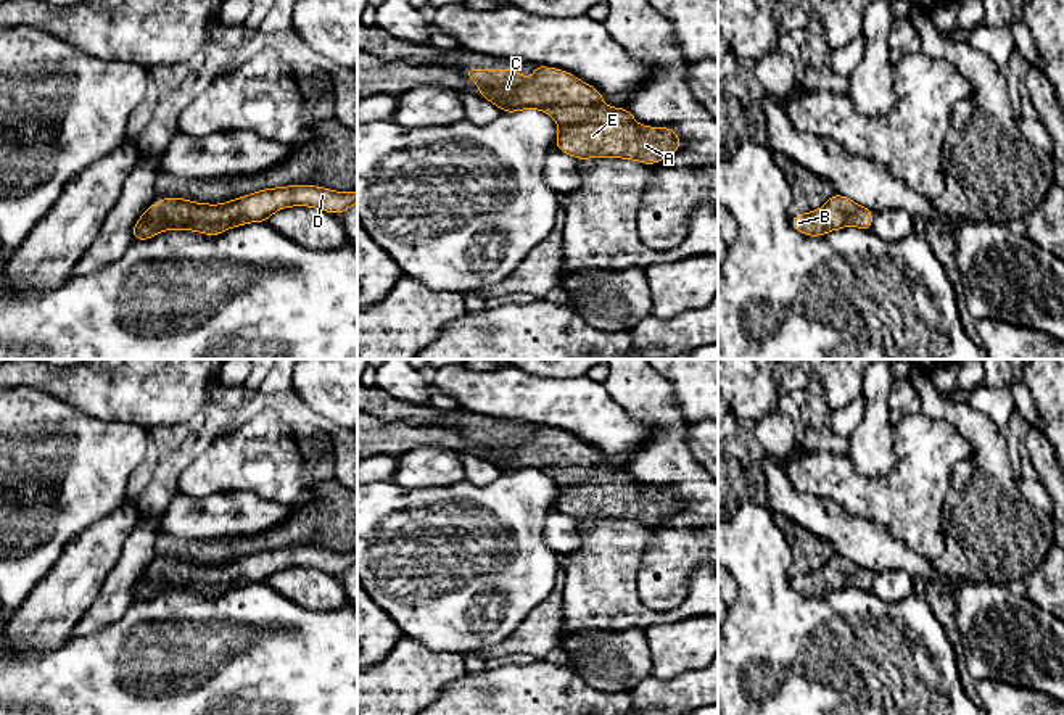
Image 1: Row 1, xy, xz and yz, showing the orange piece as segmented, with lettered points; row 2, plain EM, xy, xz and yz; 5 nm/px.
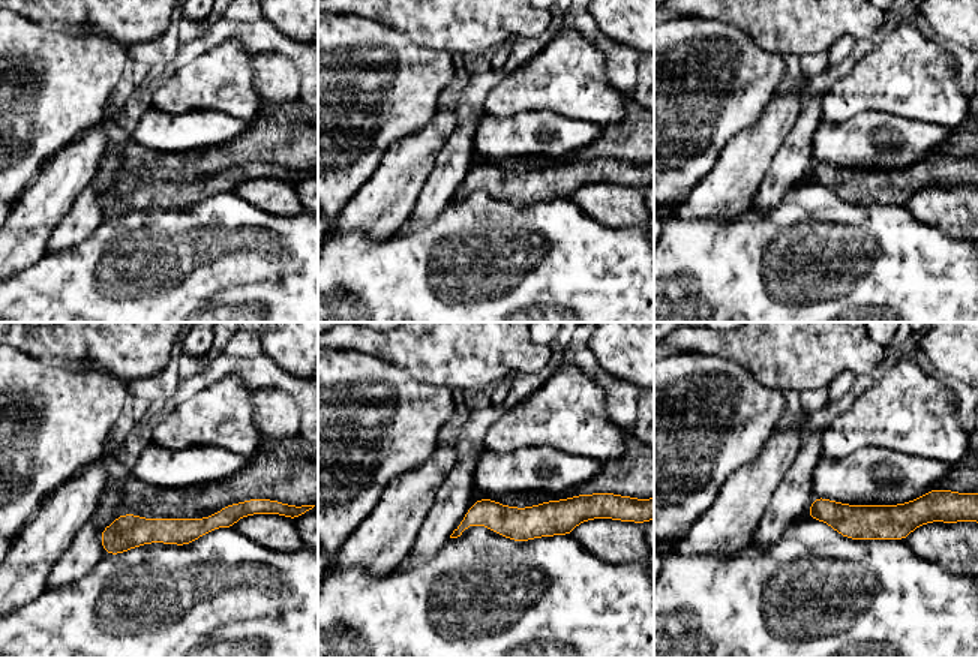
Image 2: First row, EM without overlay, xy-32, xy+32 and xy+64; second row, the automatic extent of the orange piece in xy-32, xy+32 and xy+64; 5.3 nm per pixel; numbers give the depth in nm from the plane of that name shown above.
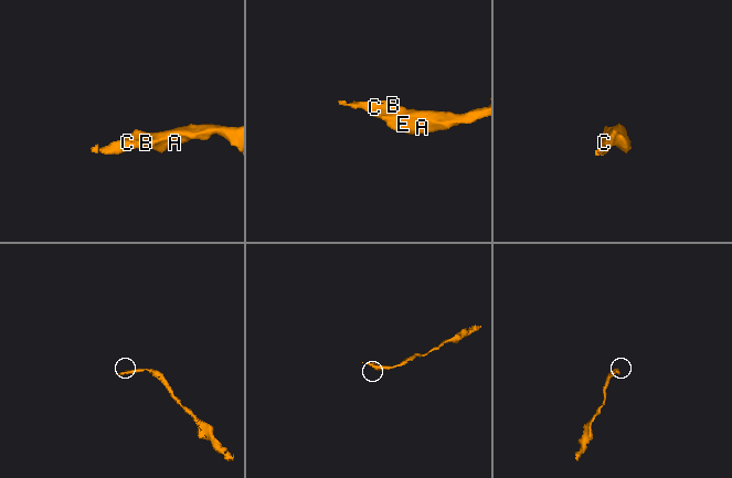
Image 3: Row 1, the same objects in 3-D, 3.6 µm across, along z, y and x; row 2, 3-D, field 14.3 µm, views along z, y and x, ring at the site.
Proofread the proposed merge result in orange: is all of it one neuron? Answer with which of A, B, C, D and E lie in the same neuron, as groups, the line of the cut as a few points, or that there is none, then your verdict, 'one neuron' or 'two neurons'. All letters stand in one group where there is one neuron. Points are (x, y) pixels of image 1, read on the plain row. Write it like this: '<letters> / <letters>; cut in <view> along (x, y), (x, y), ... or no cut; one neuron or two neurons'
A B C D E; no cut; one neuron

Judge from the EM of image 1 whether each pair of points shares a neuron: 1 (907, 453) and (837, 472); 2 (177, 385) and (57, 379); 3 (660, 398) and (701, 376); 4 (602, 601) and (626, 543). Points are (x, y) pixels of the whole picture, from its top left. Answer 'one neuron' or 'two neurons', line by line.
1: one neuron
2: one neuron
3: two neurons
4: one neuron

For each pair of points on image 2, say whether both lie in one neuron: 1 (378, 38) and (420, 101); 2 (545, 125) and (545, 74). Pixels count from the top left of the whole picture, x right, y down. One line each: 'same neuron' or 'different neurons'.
1: same neuron
2: different neurons

